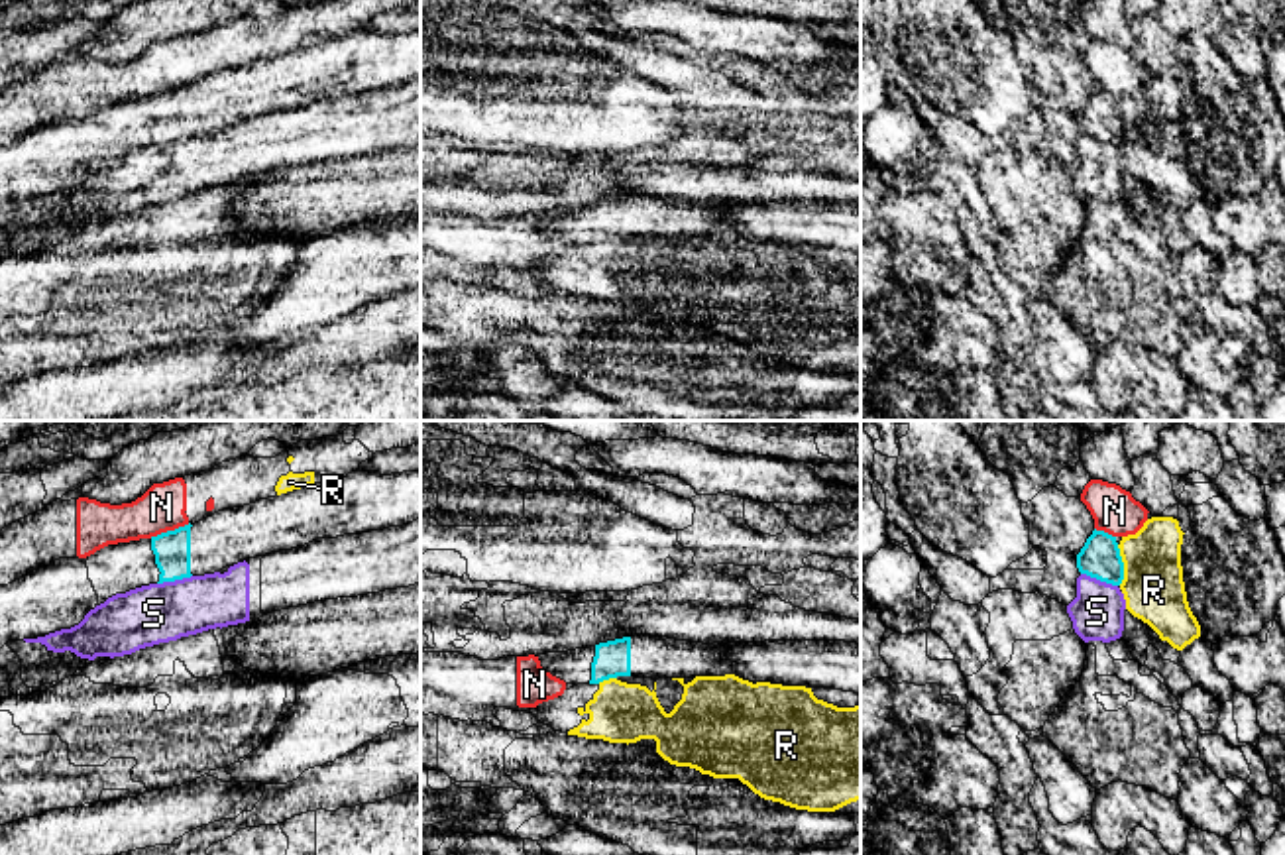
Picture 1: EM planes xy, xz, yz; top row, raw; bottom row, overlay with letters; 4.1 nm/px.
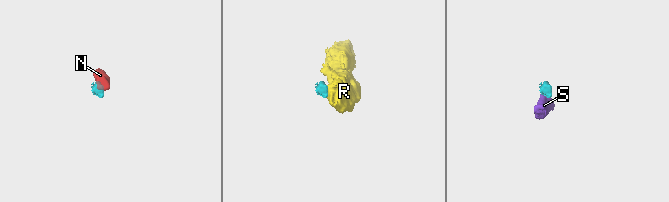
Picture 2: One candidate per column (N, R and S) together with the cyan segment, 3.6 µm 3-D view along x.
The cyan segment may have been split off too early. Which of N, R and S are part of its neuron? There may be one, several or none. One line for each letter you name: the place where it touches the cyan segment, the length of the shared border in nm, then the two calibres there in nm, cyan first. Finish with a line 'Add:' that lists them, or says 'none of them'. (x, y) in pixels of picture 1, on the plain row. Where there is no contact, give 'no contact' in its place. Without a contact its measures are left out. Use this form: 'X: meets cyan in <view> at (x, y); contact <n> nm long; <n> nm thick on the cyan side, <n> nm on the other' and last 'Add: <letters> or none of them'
Add: none of them

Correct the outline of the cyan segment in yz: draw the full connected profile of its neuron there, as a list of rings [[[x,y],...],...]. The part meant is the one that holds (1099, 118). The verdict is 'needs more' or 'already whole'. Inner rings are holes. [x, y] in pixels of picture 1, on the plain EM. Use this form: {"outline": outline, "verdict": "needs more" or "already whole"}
{"outline": [[[1094,88],[1077,114],[1077,128],[1081,134],[1120,145],[1124,140],[1124,122],[1116,96]]], "verdict": "already whole"}

